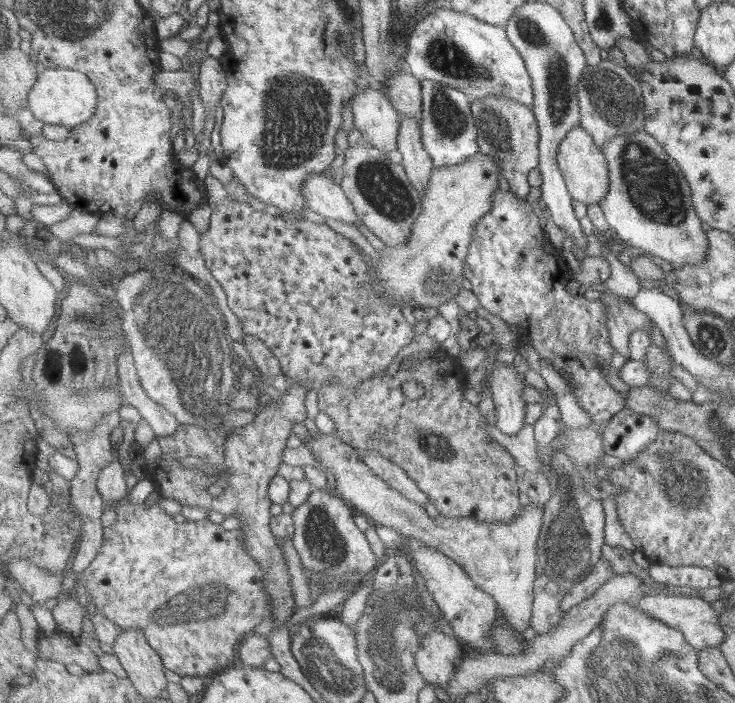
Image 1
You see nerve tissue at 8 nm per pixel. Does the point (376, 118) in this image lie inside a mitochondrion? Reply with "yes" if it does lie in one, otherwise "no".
no

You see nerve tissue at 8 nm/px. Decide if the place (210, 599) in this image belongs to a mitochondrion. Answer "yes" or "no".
yes

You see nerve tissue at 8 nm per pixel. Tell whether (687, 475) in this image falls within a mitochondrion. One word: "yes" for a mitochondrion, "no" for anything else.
yes

